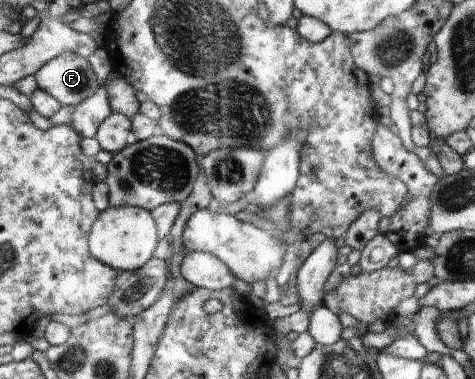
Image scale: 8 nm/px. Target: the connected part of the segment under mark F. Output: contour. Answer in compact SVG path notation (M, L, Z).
M72 51L61 53L33 75L38 89L55 97L62 106L74 107L101 87L89 59Z

